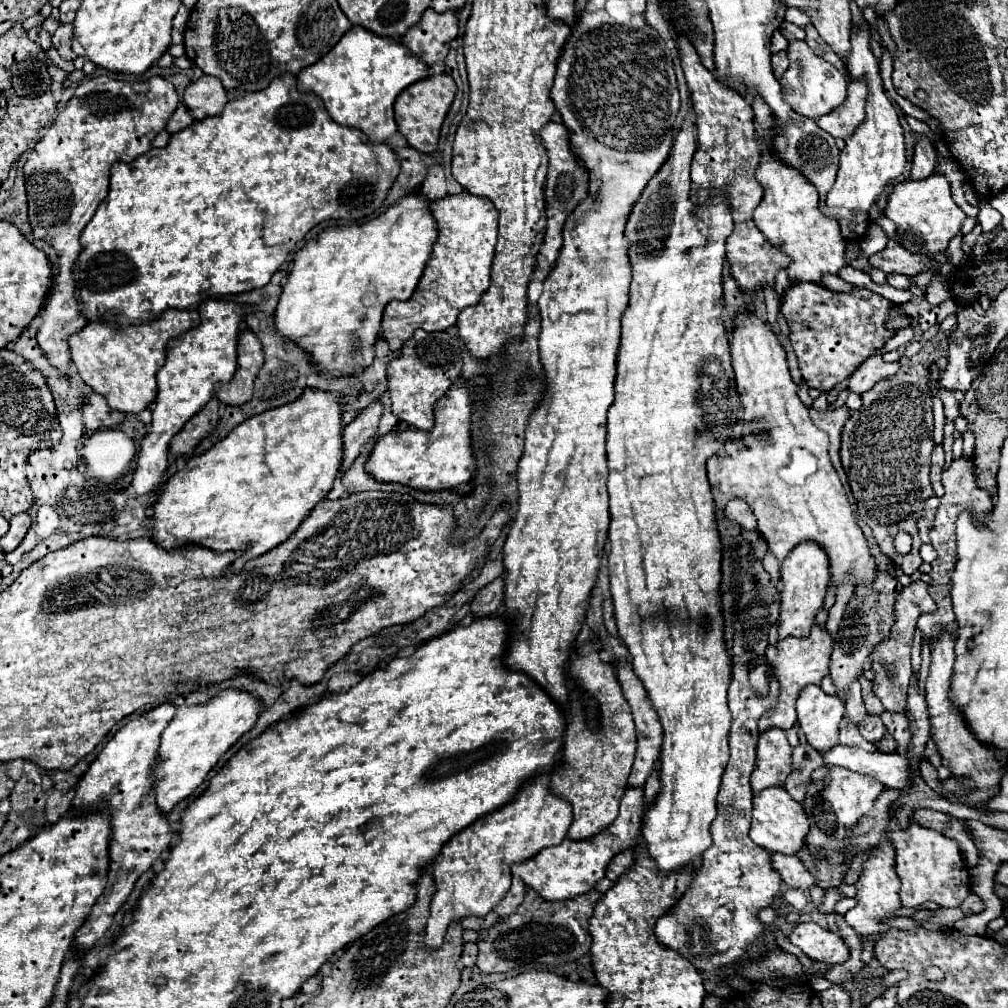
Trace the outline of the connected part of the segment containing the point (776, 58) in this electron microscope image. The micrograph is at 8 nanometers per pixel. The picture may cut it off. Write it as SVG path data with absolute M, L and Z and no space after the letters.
M779 51L779 53L775 53L775 55L771 57L771 63L773 63L773 73L775 73L775 77L779 79L779 77L785 73L785 69L789 67L787 51Z

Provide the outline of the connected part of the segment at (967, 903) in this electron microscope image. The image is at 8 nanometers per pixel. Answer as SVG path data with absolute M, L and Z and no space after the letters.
M969 893L967 895L967 899L961 903L961 907L959 907L965 915L971 915L971 913L981 913L983 909L985 909L985 905L983 905L983 901L981 901L981 897L979 895L975 895L975 893Z

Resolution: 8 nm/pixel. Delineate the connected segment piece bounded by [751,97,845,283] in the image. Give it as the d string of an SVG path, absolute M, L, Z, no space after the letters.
M755 97L751 107L755 111L755 135L761 153L755 177L765 189L763 201L755 209L755 225L775 247L791 255L793 263L787 267L791 283L821 283L823 273L837 273L841 267L845 267L845 239L841 237L839 223L835 217L819 211L819 195L813 183L805 181L799 171L773 155L773 111L769 111L769 105Z

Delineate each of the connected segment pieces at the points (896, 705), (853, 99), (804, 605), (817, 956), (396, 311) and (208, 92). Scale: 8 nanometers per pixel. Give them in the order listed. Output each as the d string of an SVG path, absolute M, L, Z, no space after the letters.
M913 581L911 585L903 587L897 593L895 599L895 623L891 627L889 637L885 637L873 651L871 651L871 669L875 673L873 677L873 691L875 695L881 699L883 707L887 711L905 711L905 703L907 703L907 687L909 687L909 679L911 679L911 641L913 641L913 633L915 633L915 625L917 619L923 611L935 611L935 603L929 597L929 585L923 581Z
M863 81L849 83L849 95L843 105L839 105L831 115L817 119L817 125L833 137L847 139L865 119L865 99L867 85Z
M799 543L781 565L781 625L779 637L807 637L817 611L823 607L823 599L829 585L829 557L817 547L817 543Z
M797 923L789 935L789 941L799 947L809 959L823 963L845 963L849 959L849 949L845 941L819 927L817 923Z
M463 191L459 195L447 195L433 201L429 207L437 223L437 241L433 245L431 259L427 261L413 297L407 301L391 301L383 311L381 335L393 351L399 351L415 329L433 333L455 325L459 313L465 307L477 305L481 295L489 289L499 219L495 205L485 197L475 197Z
M203 75L201 79L187 85L183 103L193 115L193 119L205 119L211 115L219 115L227 103L227 93L221 87L219 79L211 75Z

